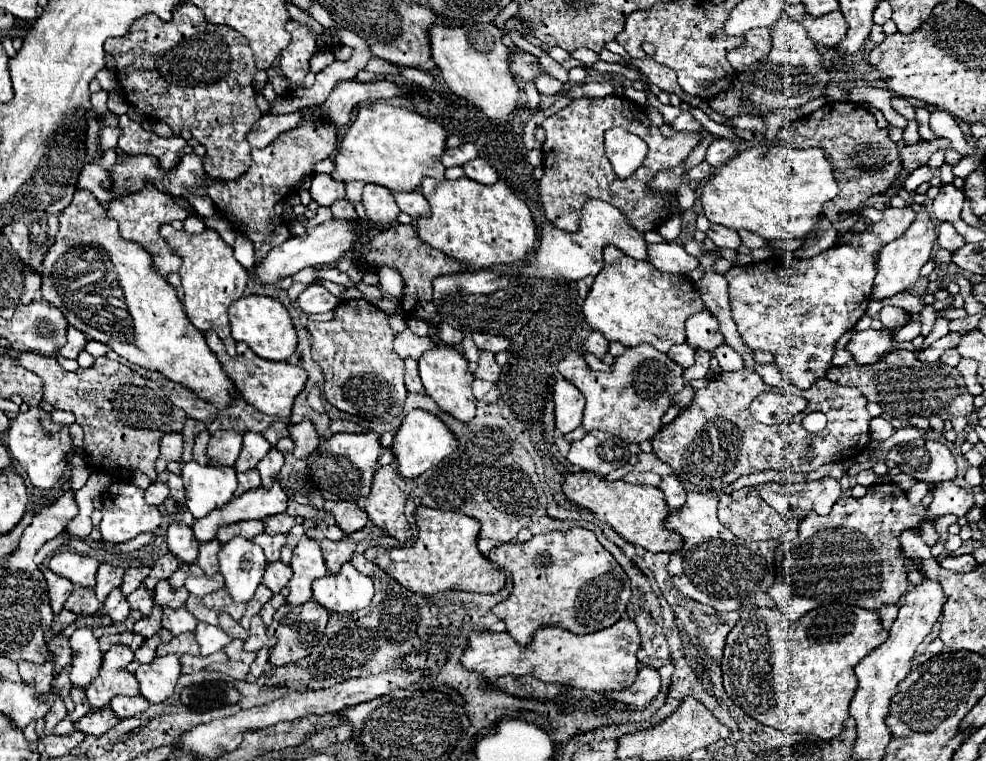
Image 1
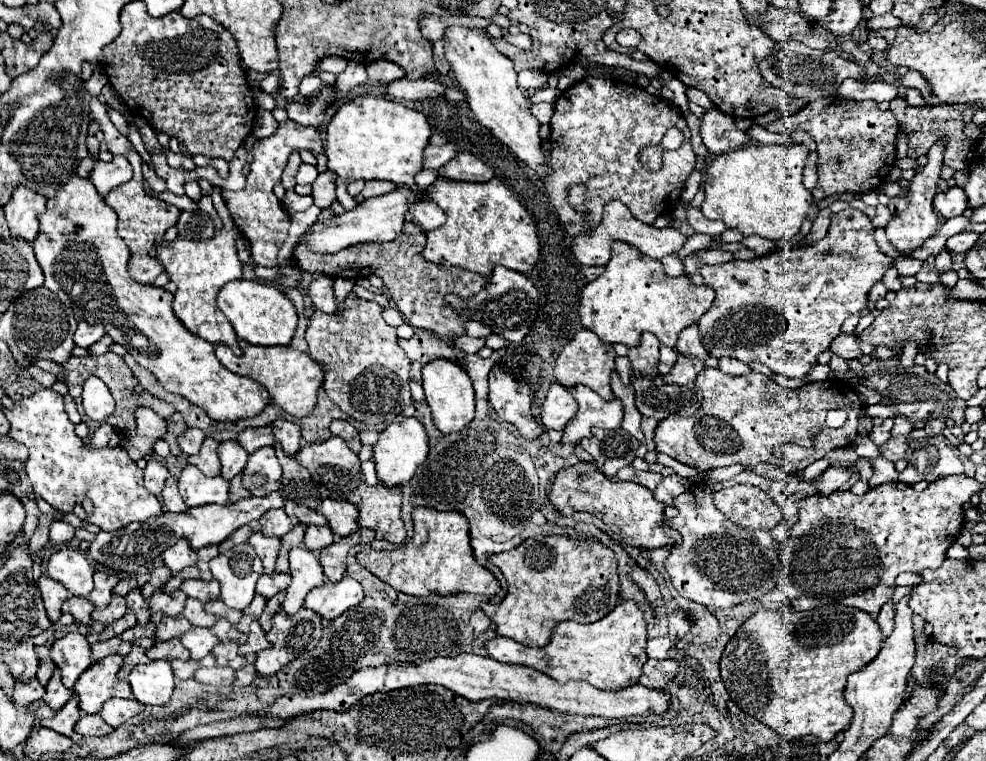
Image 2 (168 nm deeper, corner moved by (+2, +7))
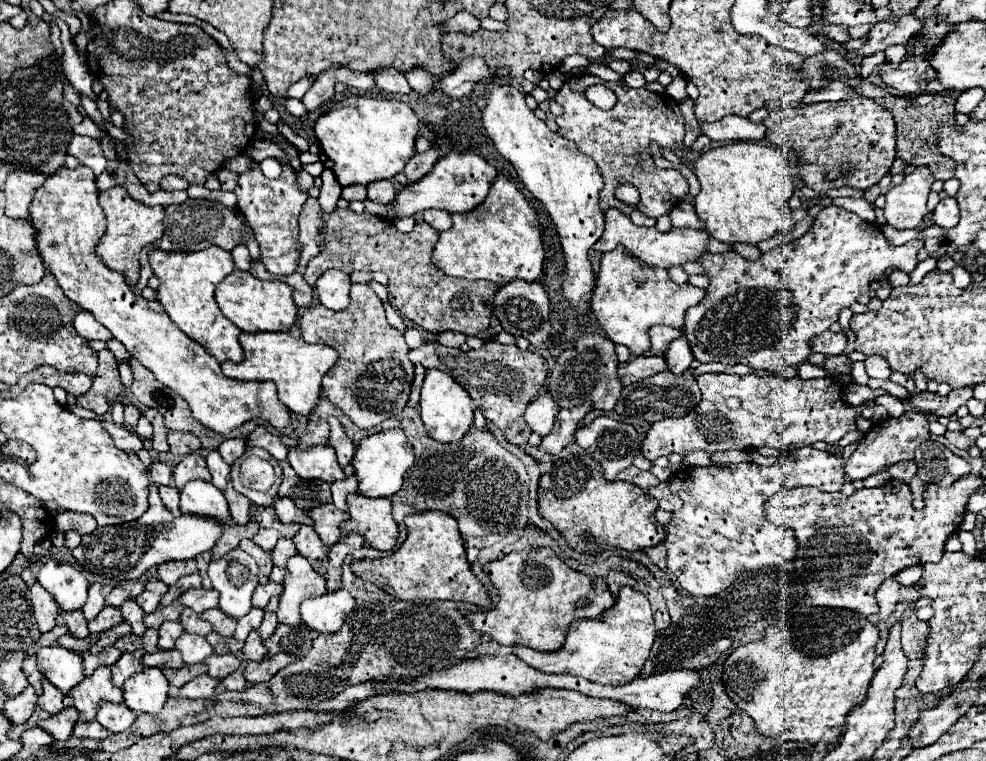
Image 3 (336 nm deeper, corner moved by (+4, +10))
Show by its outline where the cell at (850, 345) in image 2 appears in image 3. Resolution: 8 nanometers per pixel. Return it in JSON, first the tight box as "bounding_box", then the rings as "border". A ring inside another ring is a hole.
{"bounding_box":[810,330,846,356],"border":[[[826,330],[810,340],[810,348],[812,348],[812,352],[820,352],[824,356],[842,354],[846,348],[846,336],[844,336],[844,332]]]}

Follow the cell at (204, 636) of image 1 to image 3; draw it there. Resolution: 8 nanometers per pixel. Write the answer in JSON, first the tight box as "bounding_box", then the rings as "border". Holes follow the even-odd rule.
{"bounding_box":[174,632,214,664],"border":[[[186,632],[176,640],[176,646],[174,646],[174,648],[182,654],[184,664],[200,664],[200,662],[204,662],[208,656],[214,654],[214,650],[212,650],[212,646],[206,642],[206,638],[194,636],[194,634],[186,634]]]}

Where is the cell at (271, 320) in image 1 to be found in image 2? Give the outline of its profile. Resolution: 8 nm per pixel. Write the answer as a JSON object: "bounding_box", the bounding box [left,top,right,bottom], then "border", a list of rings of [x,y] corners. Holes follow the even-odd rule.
{"bounding_box":[218,281,296,345],"border":[[[230,281],[218,293],[218,309],[228,317],[236,335],[252,345],[290,345],[296,331],[296,309],[292,301],[274,287],[256,281]]]}

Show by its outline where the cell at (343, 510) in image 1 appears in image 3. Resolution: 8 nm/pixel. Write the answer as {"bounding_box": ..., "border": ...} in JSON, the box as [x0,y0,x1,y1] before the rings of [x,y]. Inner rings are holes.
{"bounding_box":[308,504,348,548],"border":[[[322,504],[310,510],[308,516],[314,520],[314,530],[320,536],[320,540],[324,542],[324,546],[330,548],[342,538],[342,532],[338,526],[340,522],[348,520],[348,512],[338,510],[334,504]]]}

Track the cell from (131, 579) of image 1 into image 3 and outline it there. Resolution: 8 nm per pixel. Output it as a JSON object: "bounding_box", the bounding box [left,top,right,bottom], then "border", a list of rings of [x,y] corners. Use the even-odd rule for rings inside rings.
{"bounding_box":[106,582,144,606],"border":[[[132,582],[132,584],[120,584],[112,590],[112,594],[106,598],[106,604],[108,606],[122,606],[126,600],[134,600],[138,594],[144,592],[144,582]]]}

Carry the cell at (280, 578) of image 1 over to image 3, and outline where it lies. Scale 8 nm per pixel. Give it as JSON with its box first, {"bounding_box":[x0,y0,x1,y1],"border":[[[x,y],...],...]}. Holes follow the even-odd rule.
{"bounding_box":[252,582,282,610],"border":[[[268,582],[268,584],[264,584],[264,586],[258,586],[258,588],[254,590],[254,594],[252,594],[252,606],[264,610],[266,604],[268,604],[268,600],[270,600],[272,596],[280,596],[280,594],[282,594],[282,584]]]}

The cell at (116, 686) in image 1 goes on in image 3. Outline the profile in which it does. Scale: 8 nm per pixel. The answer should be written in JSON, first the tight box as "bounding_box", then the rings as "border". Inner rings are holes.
{"bounding_box":[68,666,124,722],"border":[[[100,666],[92,676],[84,678],[82,684],[74,686],[68,692],[68,696],[74,700],[74,708],[78,710],[80,720],[84,722],[92,722],[104,702],[120,704],[122,694],[124,692],[112,684],[108,666]]]}

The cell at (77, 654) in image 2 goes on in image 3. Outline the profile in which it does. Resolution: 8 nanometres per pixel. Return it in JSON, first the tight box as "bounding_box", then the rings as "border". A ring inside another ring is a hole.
{"bounding_box":[36,644,84,692],"border":[[[54,644],[48,648],[40,648],[36,658],[42,676],[62,692],[68,692],[70,688],[78,686],[84,680],[82,656],[78,652]]]}

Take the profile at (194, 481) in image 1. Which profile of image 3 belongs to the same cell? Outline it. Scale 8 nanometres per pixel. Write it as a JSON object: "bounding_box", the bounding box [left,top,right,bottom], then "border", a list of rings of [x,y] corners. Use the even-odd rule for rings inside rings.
{"bounding_box":[180,480,230,524],"border":[[[202,480],[186,484],[186,488],[180,492],[180,512],[202,518],[214,518],[220,524],[226,524],[230,520],[224,494],[218,492],[214,484]]]}

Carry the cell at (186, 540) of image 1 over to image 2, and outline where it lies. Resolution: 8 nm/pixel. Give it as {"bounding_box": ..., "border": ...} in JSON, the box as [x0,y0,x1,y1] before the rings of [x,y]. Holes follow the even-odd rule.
{"bounding_box":[162,539,196,575],"border":[[[178,539],[172,547],[168,547],[164,553],[162,553],[162,559],[164,563],[170,567],[172,575],[180,573],[184,567],[190,567],[190,565],[196,565],[196,551],[188,545],[188,539]]]}

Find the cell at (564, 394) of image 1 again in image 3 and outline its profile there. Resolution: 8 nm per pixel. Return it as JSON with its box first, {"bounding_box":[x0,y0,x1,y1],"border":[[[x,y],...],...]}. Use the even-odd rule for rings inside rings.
{"bounding_box":[524,394,560,436],"border":[[[546,394],[546,396],[540,396],[528,404],[528,408],[524,412],[524,420],[532,432],[546,436],[556,420],[558,410],[560,410],[558,404],[554,404],[554,400]]]}

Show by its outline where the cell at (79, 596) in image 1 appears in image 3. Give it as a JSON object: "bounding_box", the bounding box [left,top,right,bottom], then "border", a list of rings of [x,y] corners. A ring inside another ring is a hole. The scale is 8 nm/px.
{"bounding_box":[58,612,90,638],"border":[[[60,612],[58,614],[58,624],[66,624],[68,626],[68,632],[76,638],[86,638],[90,632],[88,632],[88,626],[86,626],[86,620],[82,616],[82,612]]]}

